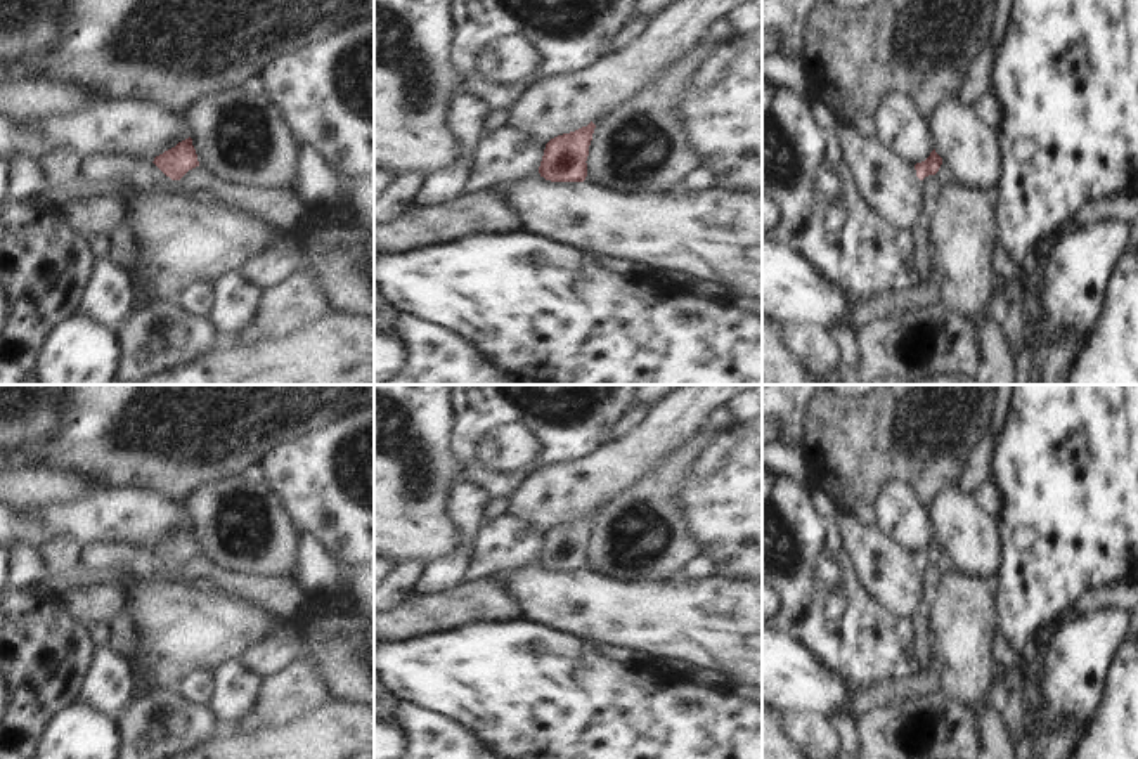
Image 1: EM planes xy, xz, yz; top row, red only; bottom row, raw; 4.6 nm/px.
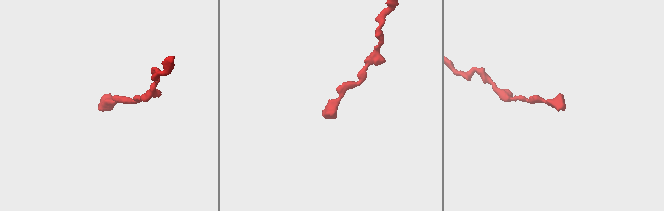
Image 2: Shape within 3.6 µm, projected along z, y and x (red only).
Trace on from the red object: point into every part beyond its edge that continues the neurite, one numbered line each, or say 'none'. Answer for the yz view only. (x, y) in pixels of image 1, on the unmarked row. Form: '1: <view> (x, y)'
1: yz (946, 565)

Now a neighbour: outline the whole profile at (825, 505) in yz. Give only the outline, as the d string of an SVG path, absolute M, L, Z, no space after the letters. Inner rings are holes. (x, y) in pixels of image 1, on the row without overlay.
M812 489L812 504L814 504L816 511L824 518L835 520L840 515L840 506L824 490Z

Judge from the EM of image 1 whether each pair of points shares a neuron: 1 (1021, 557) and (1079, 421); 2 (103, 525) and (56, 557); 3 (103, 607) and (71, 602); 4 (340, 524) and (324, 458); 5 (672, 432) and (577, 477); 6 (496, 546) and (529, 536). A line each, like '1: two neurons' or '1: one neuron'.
1: one neuron
2: two neurons
3: one neuron
4: one neuron
5: one neuron
6: one neuron

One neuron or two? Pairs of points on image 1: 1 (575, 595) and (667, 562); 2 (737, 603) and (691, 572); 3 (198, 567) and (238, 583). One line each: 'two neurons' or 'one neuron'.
1: two neurons
2: two neurons
3: one neuron

